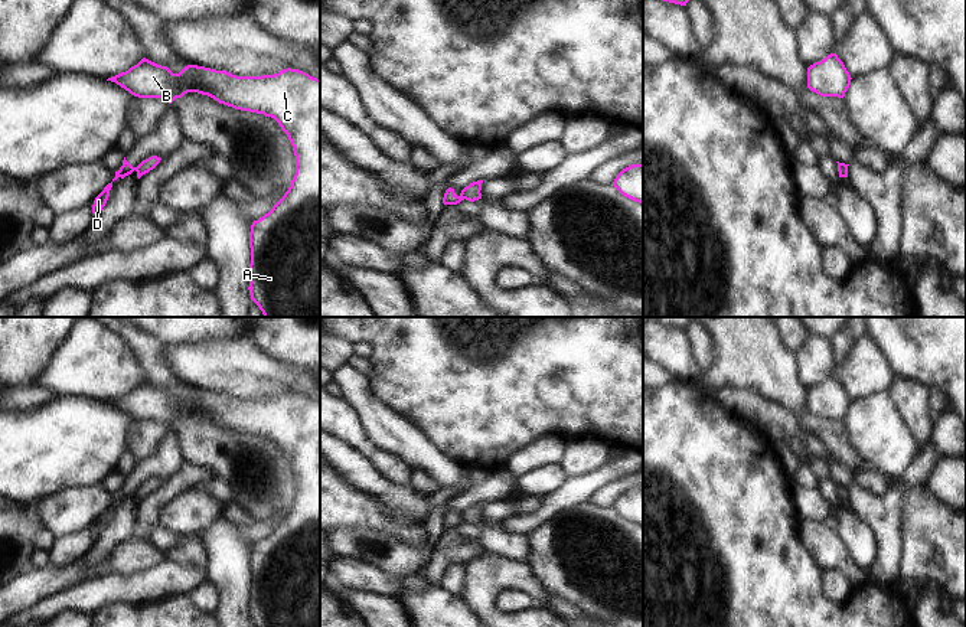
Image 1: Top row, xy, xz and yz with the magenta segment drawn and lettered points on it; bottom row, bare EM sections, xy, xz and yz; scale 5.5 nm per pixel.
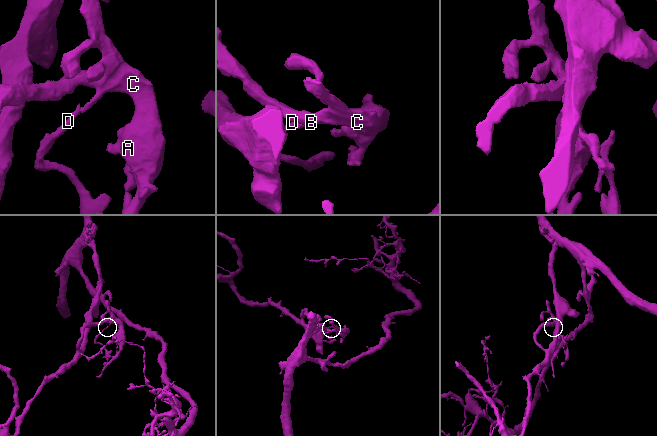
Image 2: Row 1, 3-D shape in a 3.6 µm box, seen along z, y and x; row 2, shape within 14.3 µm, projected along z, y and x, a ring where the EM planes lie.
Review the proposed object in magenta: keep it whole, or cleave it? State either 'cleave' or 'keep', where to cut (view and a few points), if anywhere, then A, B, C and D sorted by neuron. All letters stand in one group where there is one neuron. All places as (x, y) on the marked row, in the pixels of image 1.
cleave | xz (460, 193), (464, 198) | A B C / D

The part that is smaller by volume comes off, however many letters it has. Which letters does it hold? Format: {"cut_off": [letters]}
{"cut_off": ["D"]}

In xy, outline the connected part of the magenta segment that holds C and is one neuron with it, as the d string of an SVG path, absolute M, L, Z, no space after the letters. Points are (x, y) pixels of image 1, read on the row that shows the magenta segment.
M143 58L128 71L107 81L115 82L138 98L160 98L172 104L187 92L208 95L219 104L241 111L264 114L274 118L287 134L296 156L296 174L284 196L258 221L249 232L249 295L264 317L320 317L320 79L298 69L283 69L274 75L236 76L226 71L216 71L198 65L187 65L179 74L167 66Z

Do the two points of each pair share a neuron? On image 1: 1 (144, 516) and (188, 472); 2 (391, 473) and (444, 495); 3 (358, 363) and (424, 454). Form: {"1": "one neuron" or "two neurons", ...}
{"1": "one neuron", "2": "two neurons", "3": "two neurons"}

